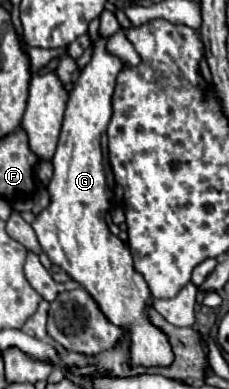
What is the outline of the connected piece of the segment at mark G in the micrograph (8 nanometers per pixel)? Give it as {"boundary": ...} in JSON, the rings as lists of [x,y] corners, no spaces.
{"boundary":[[[98,20],[90,22],[88,36],[94,52],[90,62],[82,68],[68,98],[58,148],[52,158],[54,176],[48,184],[52,200],[50,206],[36,216],[32,228],[50,262],[60,266],[72,280],[76,280],[94,298],[102,314],[114,326],[128,332],[130,364],[146,368],[168,368],[174,362],[174,352],[170,348],[168,336],[150,324],[150,288],[146,280],[142,280],[142,274],[134,270],[128,246],[118,236],[112,236],[104,222],[104,214],[114,196],[112,172],[104,158],[106,126],[112,116],[114,80],[124,64],[116,54],[106,50],[108,38],[98,32]]]}

